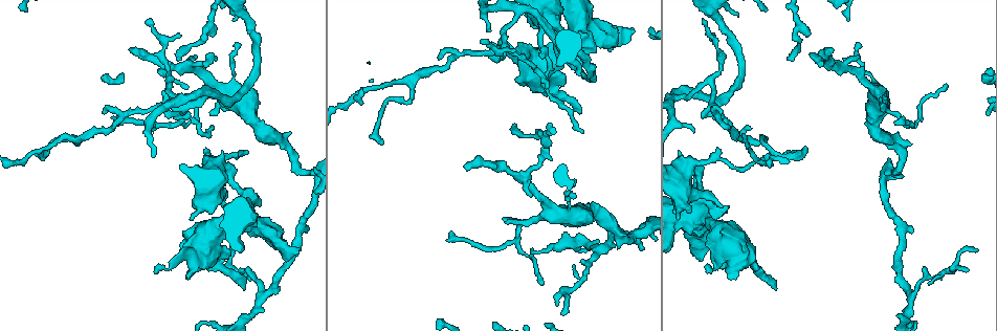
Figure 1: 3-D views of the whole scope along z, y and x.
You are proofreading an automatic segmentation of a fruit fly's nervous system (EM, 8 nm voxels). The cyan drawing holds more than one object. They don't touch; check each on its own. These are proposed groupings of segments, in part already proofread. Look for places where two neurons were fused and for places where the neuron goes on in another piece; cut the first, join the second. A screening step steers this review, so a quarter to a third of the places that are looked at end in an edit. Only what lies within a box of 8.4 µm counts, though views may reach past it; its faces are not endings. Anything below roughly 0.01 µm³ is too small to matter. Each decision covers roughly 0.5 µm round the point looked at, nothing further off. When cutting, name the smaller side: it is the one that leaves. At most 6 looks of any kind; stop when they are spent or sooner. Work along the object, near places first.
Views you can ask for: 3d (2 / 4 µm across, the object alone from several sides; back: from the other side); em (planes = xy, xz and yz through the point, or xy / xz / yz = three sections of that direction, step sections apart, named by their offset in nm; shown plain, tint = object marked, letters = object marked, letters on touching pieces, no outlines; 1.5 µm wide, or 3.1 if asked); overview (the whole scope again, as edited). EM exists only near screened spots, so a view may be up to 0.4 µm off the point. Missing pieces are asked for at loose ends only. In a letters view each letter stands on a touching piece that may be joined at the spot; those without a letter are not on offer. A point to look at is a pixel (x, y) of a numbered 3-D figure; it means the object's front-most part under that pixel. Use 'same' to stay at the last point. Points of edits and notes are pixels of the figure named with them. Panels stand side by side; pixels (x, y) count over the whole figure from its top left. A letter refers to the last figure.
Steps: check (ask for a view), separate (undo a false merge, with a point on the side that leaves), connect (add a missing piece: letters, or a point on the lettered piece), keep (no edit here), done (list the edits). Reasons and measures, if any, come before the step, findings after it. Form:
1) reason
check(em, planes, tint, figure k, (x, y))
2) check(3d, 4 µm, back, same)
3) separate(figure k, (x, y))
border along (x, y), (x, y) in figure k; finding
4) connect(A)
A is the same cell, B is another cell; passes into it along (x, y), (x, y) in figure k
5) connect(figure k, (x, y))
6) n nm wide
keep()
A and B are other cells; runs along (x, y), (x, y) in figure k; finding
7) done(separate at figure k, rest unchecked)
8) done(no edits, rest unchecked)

an open end
check(em, planes, letters, figure 1, (131, 49))

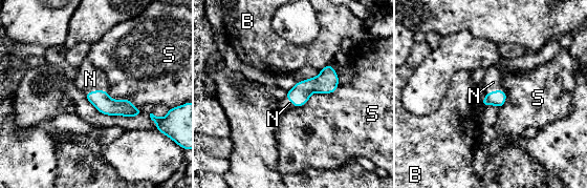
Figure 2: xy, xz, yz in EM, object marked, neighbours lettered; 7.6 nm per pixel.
connect(figure 2, (90, 79))
N is the same cell, B and S are other cells; the neuron continues

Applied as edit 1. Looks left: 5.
see it whole again
check(overview)

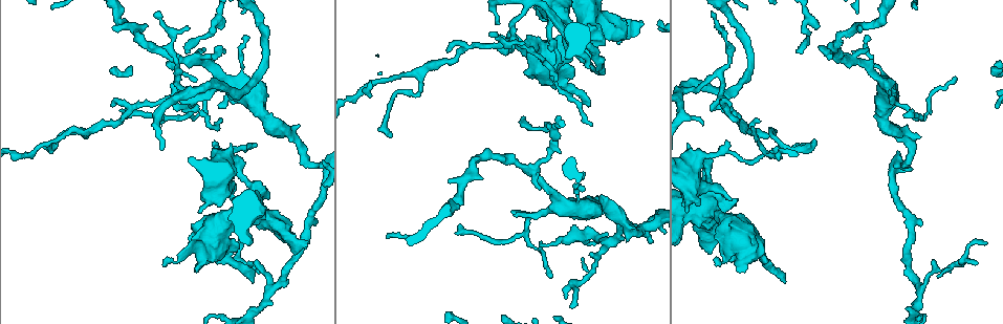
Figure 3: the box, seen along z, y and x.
thick end
check(3d, 4 µm, back, figure 3, (704, 241))

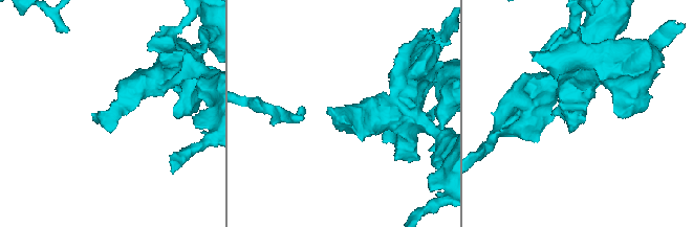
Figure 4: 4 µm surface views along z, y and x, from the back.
shape alone is not enough
check(em, planes, plain, figure 4, (92, 113))

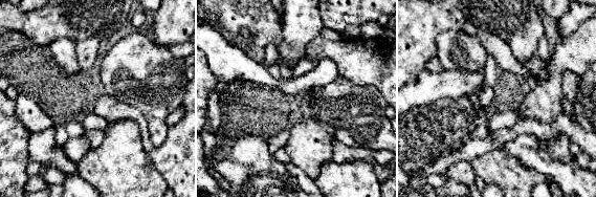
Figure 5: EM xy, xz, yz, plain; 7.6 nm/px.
see the neighbours
check(em, planes, letters, same)

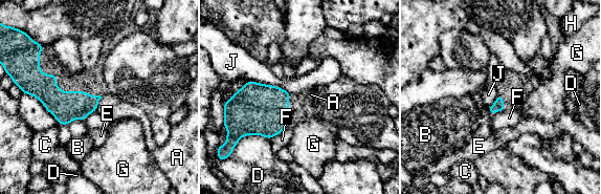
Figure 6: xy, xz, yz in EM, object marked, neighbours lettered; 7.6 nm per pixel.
J touches over 340 nm
keep()
A, B, C, D, E, F, G, H and J are other cells; border along (103, 96), (95, 110) in figure 6; none of them fits

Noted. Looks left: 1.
done(connect at figure 2, rest unchecked)

